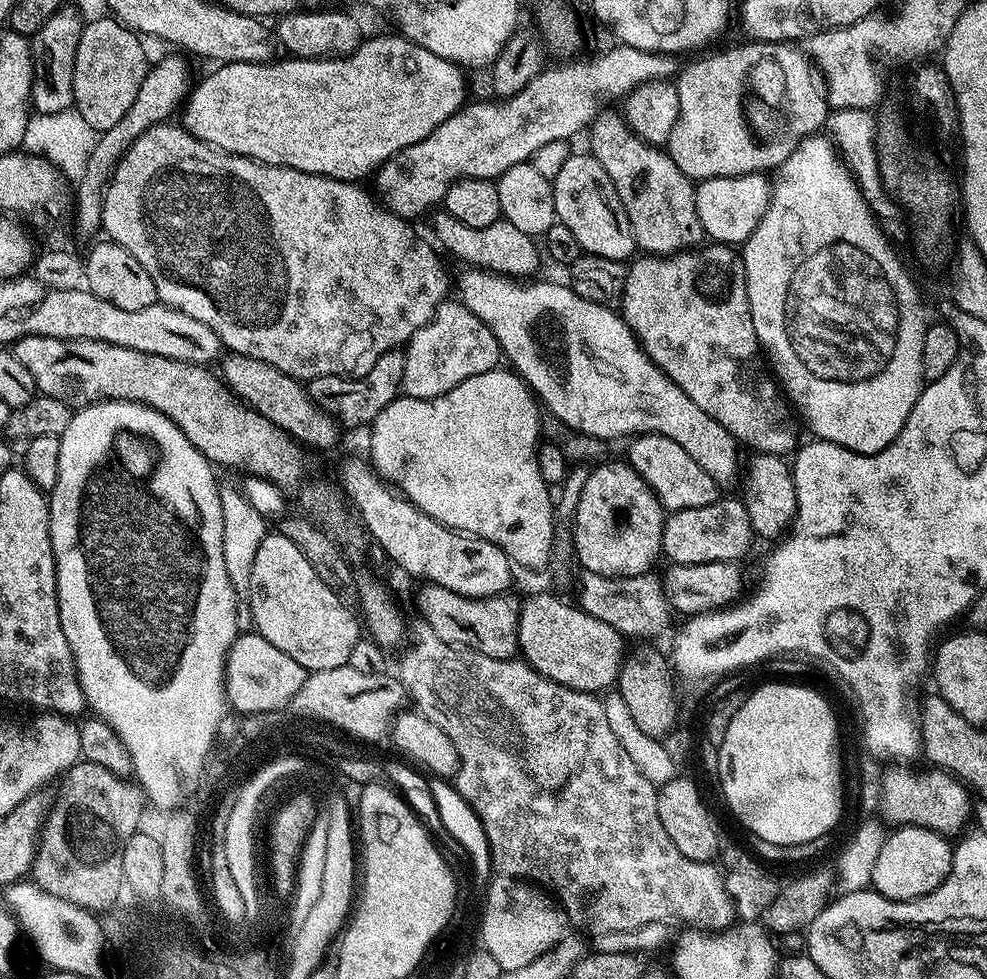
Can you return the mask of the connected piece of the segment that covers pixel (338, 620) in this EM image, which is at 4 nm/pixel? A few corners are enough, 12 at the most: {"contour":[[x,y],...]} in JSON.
{"contour":[[290,538],[250,569],[256,631],[309,673],[362,628]]}

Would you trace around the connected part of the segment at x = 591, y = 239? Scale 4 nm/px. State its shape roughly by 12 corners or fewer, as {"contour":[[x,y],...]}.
{"contour":[[596,156],[551,177],[557,221],[587,255],[637,251],[622,198]]}

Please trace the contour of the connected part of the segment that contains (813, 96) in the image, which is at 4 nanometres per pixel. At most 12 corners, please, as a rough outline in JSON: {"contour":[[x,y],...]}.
{"contour":[[788,42],[675,77],[666,151],[694,182],[771,173],[830,105]]}

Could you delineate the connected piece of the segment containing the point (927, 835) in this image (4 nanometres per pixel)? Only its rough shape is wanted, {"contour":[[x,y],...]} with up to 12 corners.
{"contour":[[928,828],[889,831],[871,887],[890,902],[933,892],[953,845]]}

